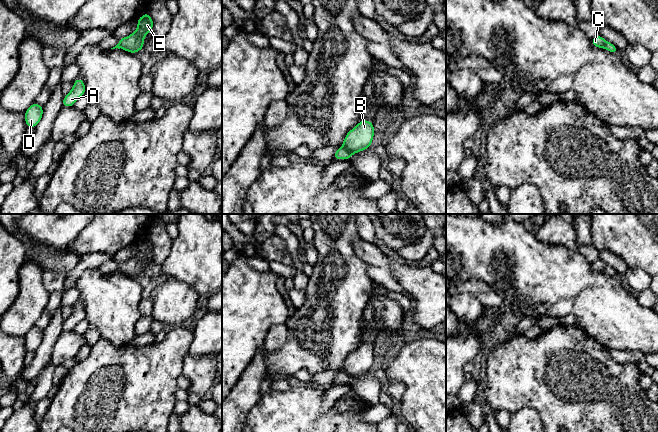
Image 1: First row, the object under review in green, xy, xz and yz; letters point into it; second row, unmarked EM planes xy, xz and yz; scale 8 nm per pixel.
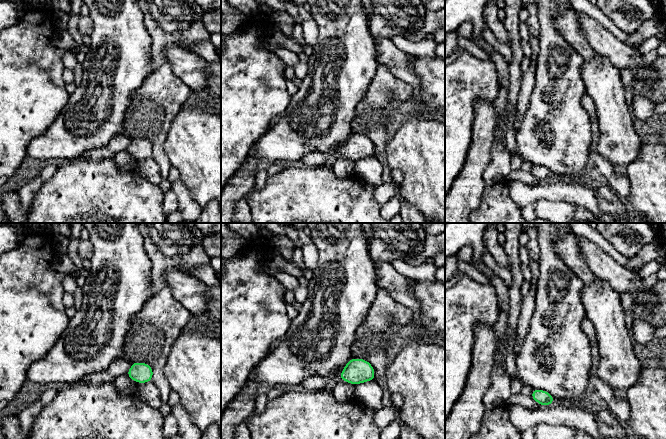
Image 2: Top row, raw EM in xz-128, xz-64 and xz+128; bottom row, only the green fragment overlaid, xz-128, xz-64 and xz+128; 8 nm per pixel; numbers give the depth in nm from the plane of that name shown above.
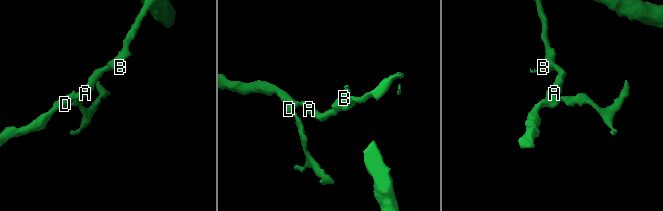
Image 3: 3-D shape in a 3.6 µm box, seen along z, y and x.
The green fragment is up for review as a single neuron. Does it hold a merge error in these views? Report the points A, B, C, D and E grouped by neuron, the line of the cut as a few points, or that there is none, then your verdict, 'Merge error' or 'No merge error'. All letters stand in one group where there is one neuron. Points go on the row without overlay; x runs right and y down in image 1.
Groups: A D / B C E. Split along xz (342, 370), (351, 378). Merge error

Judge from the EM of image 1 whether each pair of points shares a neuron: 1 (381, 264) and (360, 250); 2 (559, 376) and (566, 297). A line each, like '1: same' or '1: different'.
1: same
2: different

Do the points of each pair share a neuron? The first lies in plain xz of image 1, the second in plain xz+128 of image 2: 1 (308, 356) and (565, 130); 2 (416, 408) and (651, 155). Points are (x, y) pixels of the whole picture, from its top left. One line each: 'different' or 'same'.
1: same
2: same

